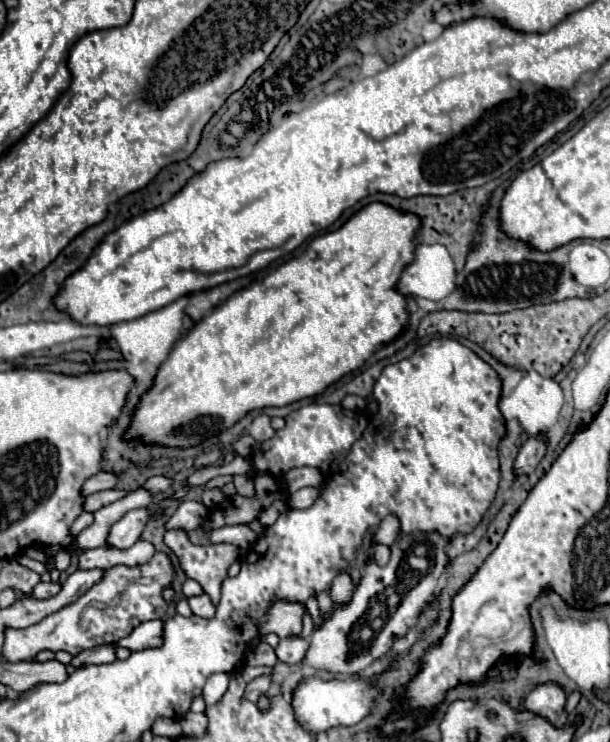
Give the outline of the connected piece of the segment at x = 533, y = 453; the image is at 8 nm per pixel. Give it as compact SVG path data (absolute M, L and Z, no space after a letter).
M542 436L538 438L528 438L520 450L518 450L518 456L514 460L514 474L516 476L530 476L538 462L544 458L544 452L546 452L546 440Z

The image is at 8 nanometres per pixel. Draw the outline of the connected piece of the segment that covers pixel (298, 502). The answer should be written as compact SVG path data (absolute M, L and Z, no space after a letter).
M302 488L288 496L288 504L292 508L308 508L310 504L316 502L318 496L320 496L320 488Z

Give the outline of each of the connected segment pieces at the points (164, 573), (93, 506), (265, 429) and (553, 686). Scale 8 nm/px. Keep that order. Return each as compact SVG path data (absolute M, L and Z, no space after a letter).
M156 552L154 558L142 566L108 568L102 580L94 584L86 594L82 594L76 602L46 616L38 624L6 630L2 656L8 662L22 662L32 660L42 650L66 650L76 656L86 648L116 644L120 638L128 636L138 624L166 616L168 604L162 598L162 590L172 584L174 574L176 570L164 552Z
M102 490L102 492L96 492L96 494L90 494L84 498L84 504L82 504L82 510L84 512L96 512L116 500L120 500L122 496L126 496L126 492L120 492L120 490Z
M264 414L256 416L256 418L252 420L250 428L248 428L248 434L250 434L256 442L264 442L264 440L272 438L272 436L274 436L274 428L270 426L270 418L264 416Z
M556 682L538 684L524 700L524 708L546 716L552 724L560 726L568 720L568 712L564 710L566 690Z

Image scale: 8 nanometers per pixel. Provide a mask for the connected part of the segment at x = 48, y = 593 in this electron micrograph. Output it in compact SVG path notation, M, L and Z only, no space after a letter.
M40 582L40 584L36 584L36 586L32 588L30 596L32 596L32 598L38 598L38 600L44 600L44 598L56 596L58 592L60 592L60 584L56 584L56 582Z

